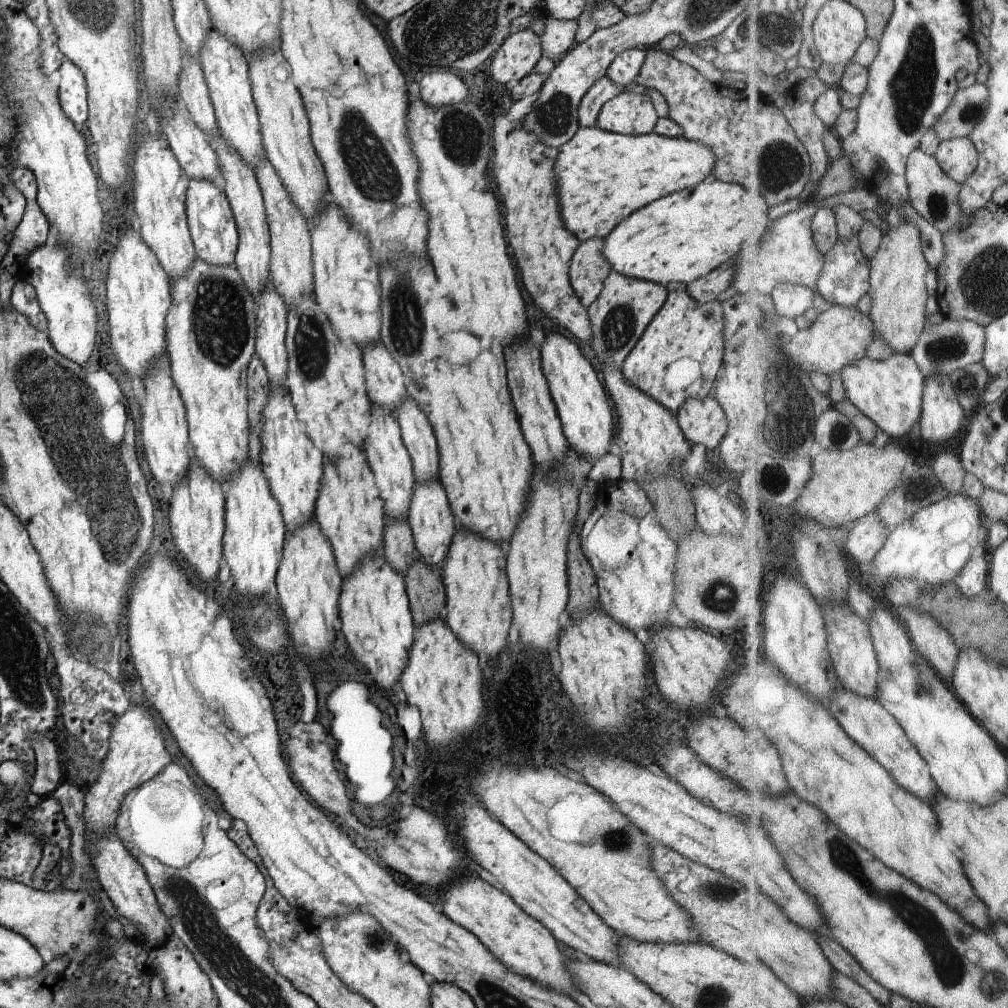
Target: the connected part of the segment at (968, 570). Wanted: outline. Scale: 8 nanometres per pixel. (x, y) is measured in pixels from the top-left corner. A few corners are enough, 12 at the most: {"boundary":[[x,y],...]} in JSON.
{"boundary":[[982,551],[954,586],[976,598],[990,587],[993,564]]}

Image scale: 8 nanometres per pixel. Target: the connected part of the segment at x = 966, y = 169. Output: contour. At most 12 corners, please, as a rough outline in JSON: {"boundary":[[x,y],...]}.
{"boundary":[[971,136],[941,141],[936,155],[950,176],[968,182],[981,165]]}

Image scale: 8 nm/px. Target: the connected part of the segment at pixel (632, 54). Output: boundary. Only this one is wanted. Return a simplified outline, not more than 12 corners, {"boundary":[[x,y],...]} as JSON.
{"boundary":[[644,49],[624,50],[610,64],[606,78],[628,86],[638,76]]}

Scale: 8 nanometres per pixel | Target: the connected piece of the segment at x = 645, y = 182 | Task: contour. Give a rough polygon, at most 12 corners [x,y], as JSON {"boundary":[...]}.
{"boundary":[[578,127],[558,150],[580,242],[711,178],[708,145]]}

